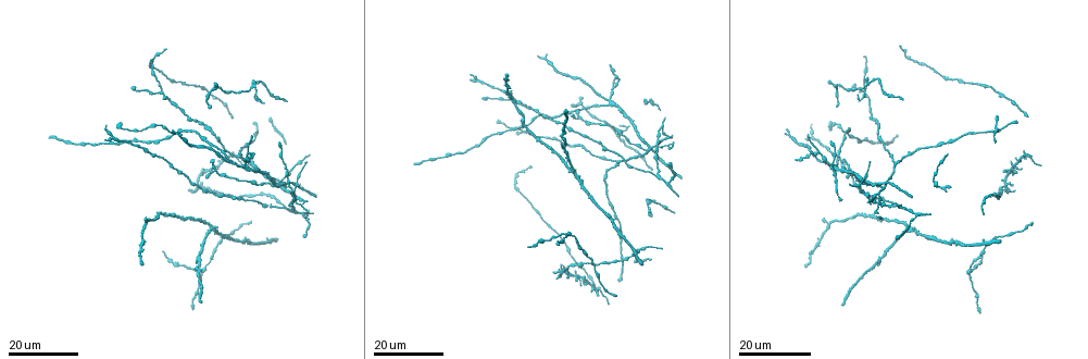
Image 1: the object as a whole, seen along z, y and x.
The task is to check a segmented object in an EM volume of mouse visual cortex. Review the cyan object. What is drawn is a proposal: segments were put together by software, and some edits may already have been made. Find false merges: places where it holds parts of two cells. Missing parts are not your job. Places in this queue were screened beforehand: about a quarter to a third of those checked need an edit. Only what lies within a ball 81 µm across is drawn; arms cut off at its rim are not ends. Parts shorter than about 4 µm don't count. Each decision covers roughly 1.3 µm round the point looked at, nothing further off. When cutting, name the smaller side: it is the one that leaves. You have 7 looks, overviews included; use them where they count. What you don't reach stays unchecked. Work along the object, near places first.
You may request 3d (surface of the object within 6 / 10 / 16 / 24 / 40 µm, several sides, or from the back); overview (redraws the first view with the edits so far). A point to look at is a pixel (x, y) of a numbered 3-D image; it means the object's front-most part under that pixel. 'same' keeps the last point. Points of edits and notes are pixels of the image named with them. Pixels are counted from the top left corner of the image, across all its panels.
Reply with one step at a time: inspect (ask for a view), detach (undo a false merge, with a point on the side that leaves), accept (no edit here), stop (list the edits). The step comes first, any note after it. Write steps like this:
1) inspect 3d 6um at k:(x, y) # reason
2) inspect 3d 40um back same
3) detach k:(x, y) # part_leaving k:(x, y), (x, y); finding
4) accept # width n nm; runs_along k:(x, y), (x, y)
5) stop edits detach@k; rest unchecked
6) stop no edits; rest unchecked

inspect 3d 16um at 1:(251, 163)

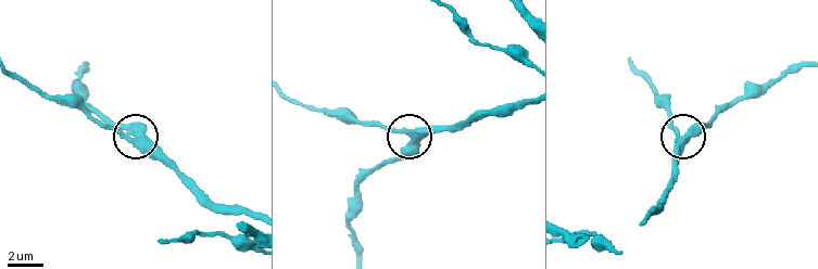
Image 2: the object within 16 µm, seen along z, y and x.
inspect 3d 10um at 2:(404, 132) # zoom in

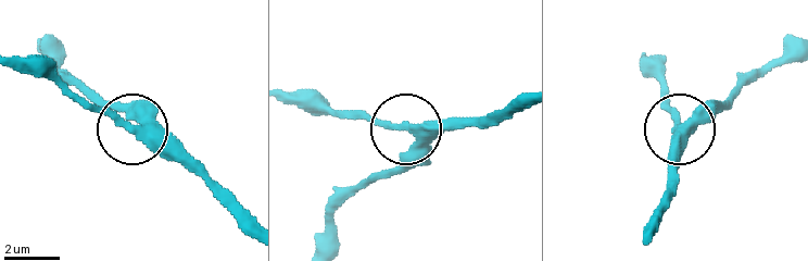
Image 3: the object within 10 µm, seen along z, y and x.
accept # side_arm 49 um; continuous, no second cell

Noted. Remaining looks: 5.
inspect 3d 16um at 1:(1006, 187) # four or more arms meet

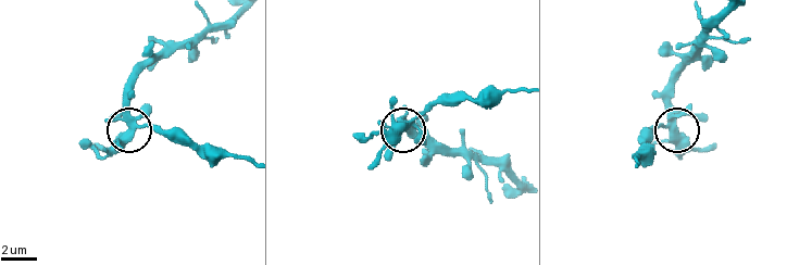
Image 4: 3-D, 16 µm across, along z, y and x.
inspect 3d 6um at 4:(670, 125) # zoom in

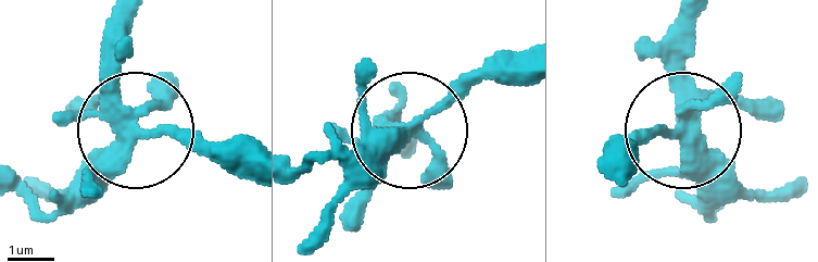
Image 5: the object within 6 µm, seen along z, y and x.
inspect 3d 6um back at 5:(140, 133)

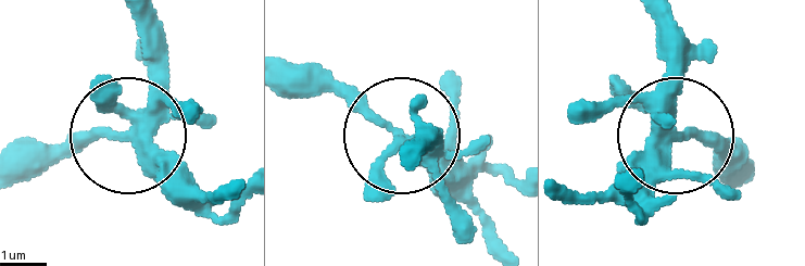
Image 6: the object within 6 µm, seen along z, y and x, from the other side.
detach 6:(98, 99) # width 280 nm; part_leaving 6:(128, 132), (147, 90), (143, 20); a second cell is stuck on

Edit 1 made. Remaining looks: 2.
inspect 3d 16um at 1:(937, 183) # a fork

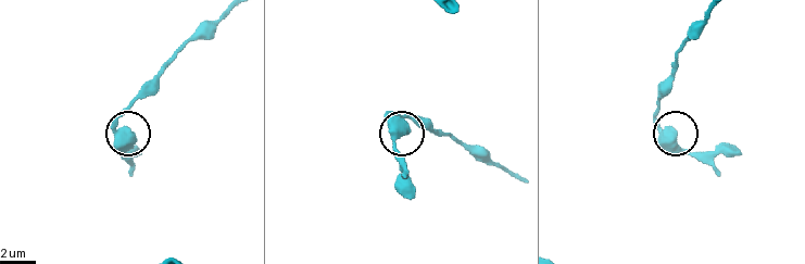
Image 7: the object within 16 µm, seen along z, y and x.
inspect 3d 6um at 7:(394, 133) # zoom in

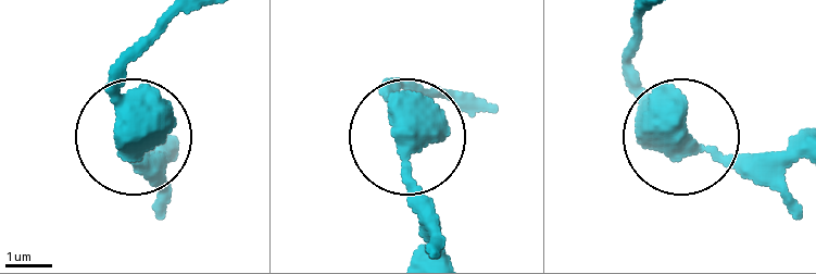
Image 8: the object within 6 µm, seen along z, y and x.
accept # arms 3; all the same cell

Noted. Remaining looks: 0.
stop edits detach@6; rest unchecked

